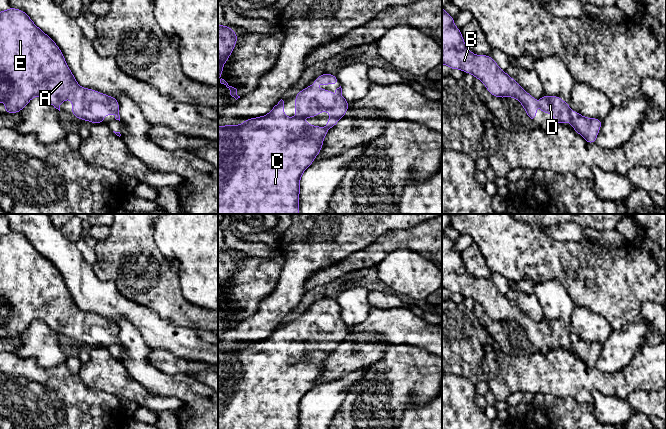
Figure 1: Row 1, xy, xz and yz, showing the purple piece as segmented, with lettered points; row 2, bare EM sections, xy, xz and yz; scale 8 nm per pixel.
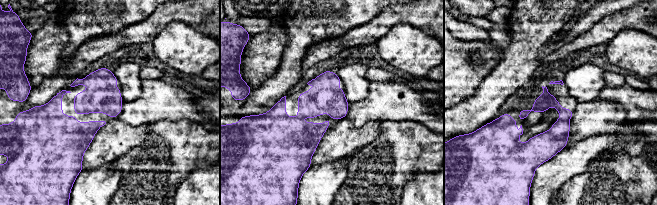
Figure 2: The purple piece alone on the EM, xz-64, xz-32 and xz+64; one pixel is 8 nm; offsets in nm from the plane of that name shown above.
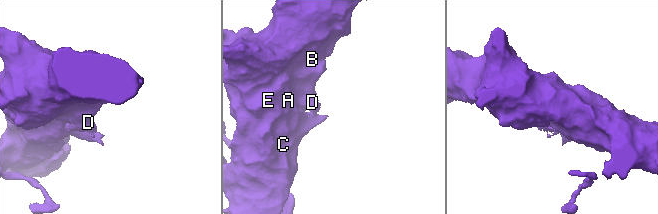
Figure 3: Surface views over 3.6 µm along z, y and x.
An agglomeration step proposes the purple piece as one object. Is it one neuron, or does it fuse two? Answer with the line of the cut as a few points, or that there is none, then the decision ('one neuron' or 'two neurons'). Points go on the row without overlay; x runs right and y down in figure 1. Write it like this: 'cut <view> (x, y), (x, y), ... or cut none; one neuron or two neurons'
cut none; one neuron

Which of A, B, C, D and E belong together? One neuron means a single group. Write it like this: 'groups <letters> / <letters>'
groups A B C D E

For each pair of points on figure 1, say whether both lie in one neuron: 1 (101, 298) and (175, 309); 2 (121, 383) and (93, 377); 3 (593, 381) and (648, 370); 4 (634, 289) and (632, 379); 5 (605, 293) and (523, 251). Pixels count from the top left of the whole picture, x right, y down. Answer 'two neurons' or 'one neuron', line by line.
1: two neurons
2: one neuron
3: one neuron
4: two neurons
5: one neuron

